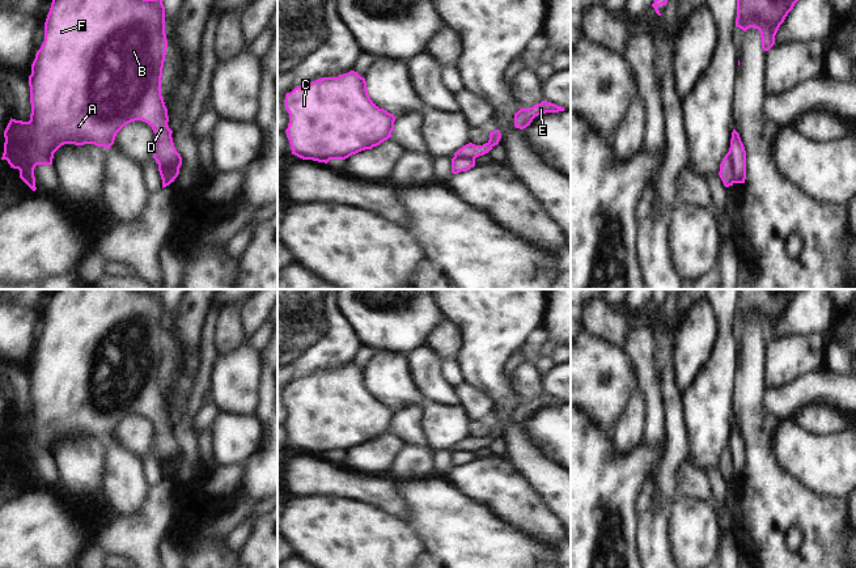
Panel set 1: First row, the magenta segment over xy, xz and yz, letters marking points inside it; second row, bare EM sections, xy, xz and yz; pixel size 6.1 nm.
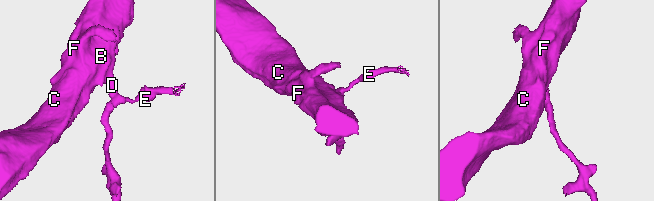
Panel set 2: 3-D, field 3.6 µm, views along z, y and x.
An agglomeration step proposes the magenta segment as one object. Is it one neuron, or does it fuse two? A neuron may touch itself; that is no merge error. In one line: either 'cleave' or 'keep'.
cleave

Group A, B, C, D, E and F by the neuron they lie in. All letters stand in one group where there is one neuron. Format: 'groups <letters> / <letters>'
groups A B C D F / E

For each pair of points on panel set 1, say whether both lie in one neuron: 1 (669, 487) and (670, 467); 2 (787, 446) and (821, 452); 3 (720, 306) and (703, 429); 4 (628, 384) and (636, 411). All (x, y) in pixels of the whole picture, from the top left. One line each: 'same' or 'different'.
1: same
2: same
3: same
4: different

